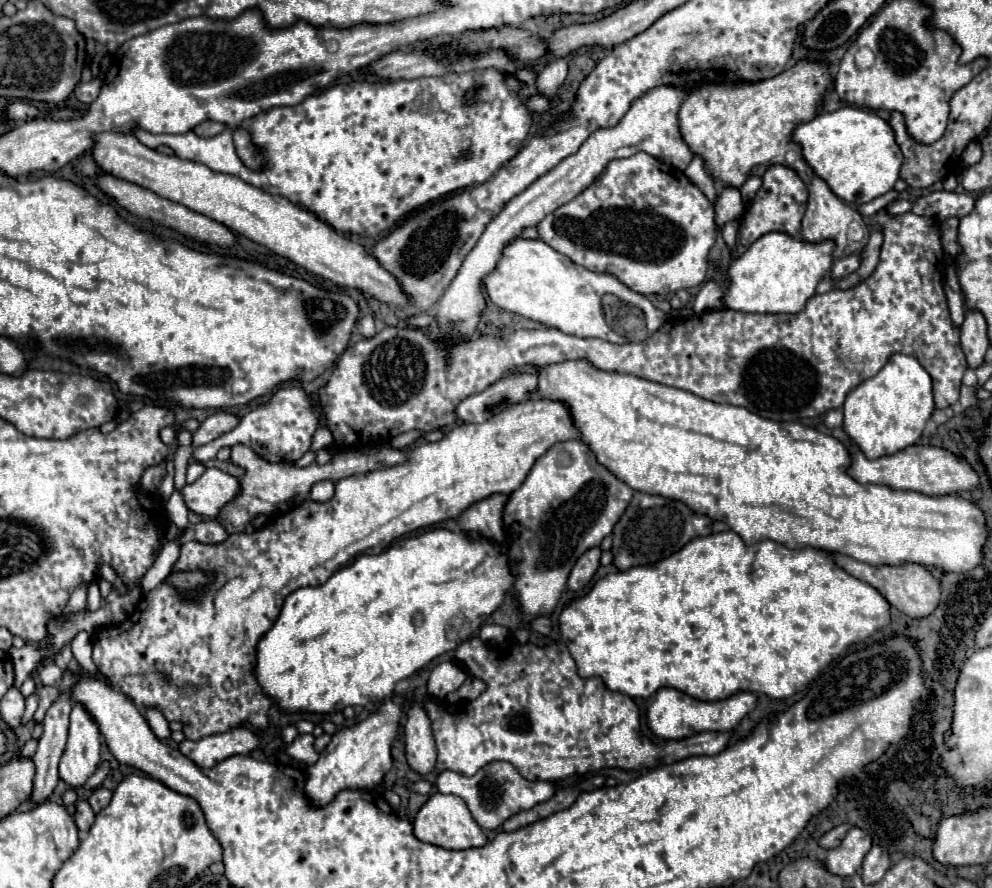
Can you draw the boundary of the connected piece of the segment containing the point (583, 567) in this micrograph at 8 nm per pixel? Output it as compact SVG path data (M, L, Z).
M590 548L588 552L584 552L578 558L578 562L574 564L574 568L570 572L570 578L568 578L568 588L570 590L584 588L590 582L590 578L596 572L596 568L600 566L600 556L602 556L600 548Z

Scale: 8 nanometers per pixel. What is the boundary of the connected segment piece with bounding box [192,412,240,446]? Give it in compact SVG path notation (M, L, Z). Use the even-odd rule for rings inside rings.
M216 412L216 414L208 416L208 418L202 422L200 430L196 430L196 432L192 434L192 444L194 444L194 446L208 444L208 442L212 442L214 438L218 438L218 436L230 432L232 428L236 428L238 422L240 422L240 418L238 418L236 414Z

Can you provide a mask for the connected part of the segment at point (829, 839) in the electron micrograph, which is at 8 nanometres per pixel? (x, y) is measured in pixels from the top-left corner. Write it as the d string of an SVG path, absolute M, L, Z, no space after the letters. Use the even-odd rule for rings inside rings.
M844 822L844 824L838 824L836 828L832 828L830 832L826 832L822 838L820 838L820 844L822 846L826 846L826 848L836 848L842 840L844 840L844 836L846 836L846 832L852 828L852 824L850 822Z

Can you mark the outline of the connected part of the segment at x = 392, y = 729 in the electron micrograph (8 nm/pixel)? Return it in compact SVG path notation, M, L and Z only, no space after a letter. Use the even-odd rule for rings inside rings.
M394 698L390 702L384 702L378 712L370 714L366 720L338 730L330 744L320 754L318 762L308 766L308 780L304 784L304 796L308 796L310 804L316 804L316 808L322 808L324 804L330 804L338 792L342 790L372 790L376 784L382 782L382 778L392 768L392 740L396 738L398 720L402 714L402 702L400 698Z

